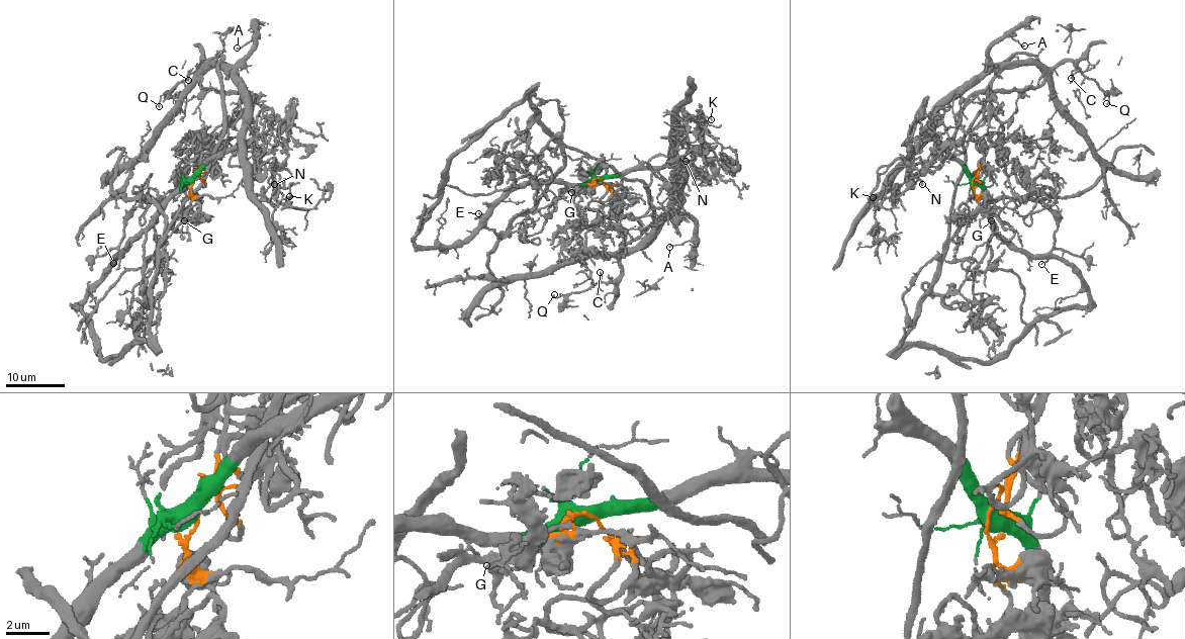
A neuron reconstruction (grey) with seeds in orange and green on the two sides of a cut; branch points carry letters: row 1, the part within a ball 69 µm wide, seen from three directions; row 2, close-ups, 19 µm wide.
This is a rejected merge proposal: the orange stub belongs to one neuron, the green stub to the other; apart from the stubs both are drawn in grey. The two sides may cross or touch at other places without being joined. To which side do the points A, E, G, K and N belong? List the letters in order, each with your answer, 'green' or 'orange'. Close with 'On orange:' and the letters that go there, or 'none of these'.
A: green
E: green
G: orange
K: orange
N: orange
On orange: G, K, N

